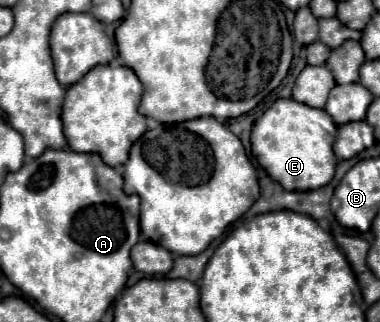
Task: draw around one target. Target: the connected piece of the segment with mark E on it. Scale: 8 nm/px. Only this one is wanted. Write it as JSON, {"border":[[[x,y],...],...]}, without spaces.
{"border":[[[278,99],[254,123],[252,153],[268,171],[268,175],[276,179],[286,191],[320,189],[334,177],[336,155],[332,145],[336,141],[336,131],[336,123],[324,109],[314,109],[294,99]]]}

